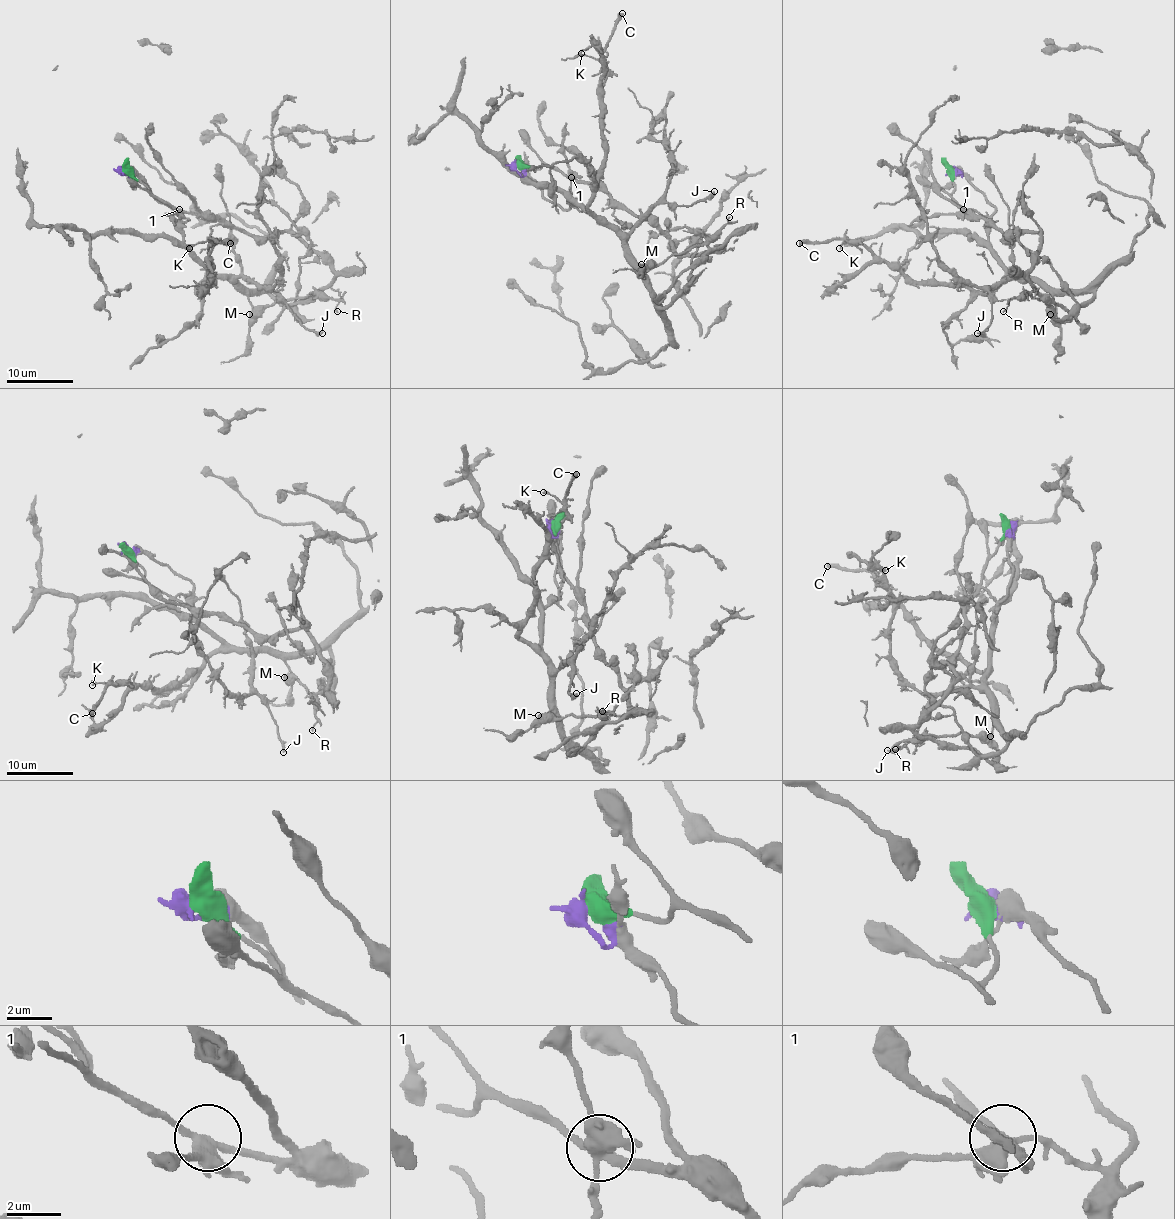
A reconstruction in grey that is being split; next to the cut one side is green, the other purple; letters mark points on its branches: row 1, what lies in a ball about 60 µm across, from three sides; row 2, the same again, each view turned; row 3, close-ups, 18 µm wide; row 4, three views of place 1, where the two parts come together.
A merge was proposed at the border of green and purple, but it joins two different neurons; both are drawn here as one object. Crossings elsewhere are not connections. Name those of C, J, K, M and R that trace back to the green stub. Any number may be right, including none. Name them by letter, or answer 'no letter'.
M, R

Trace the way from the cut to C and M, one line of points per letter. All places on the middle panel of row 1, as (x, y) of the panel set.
C: (516, 163), (549, 201), (564, 208), (576, 203), (599, 218), (589, 208), (604, 158), (602, 58), (622, 13)
M: (516, 163), (546, 165), (594, 183), (649, 220), (677, 255), (704, 255), (726, 241), (641, 265)

